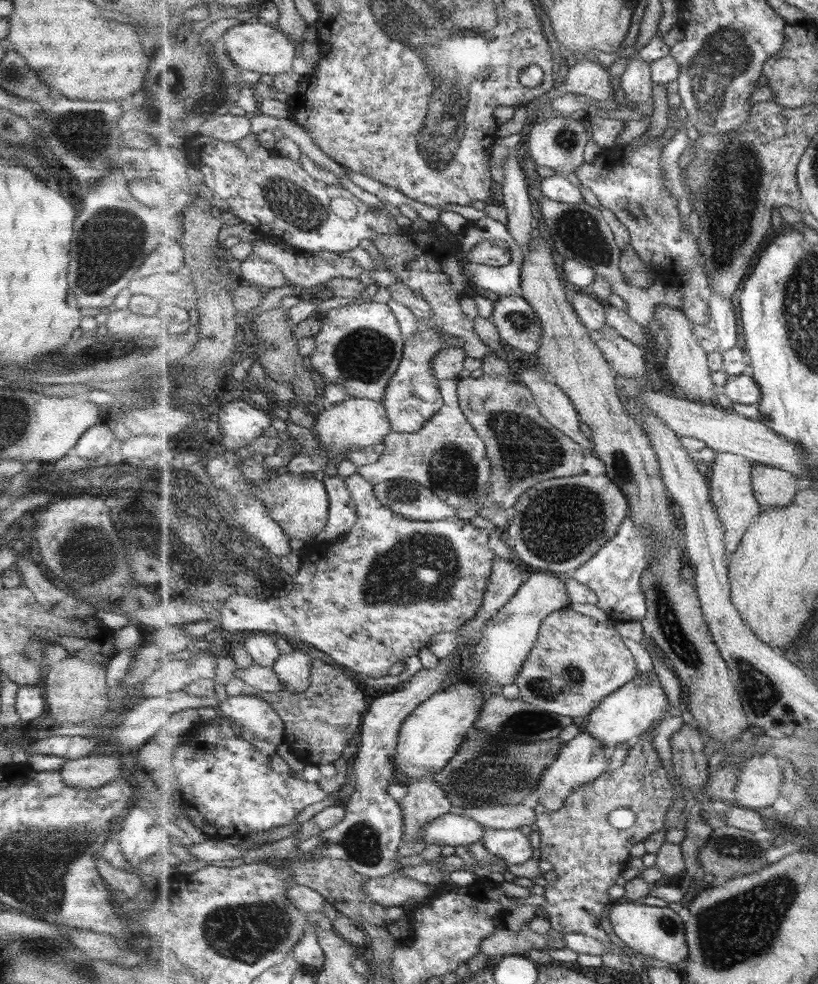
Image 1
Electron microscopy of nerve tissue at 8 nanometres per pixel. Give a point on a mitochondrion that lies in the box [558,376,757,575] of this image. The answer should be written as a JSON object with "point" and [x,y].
{"point":[620,467]}

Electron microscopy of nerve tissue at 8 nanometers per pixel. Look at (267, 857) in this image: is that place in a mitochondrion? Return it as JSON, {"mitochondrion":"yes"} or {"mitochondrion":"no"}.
{"mitochondrion":"no"}

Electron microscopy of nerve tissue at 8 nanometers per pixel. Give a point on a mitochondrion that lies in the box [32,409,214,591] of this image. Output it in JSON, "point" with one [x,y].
{"point":[83,552]}

